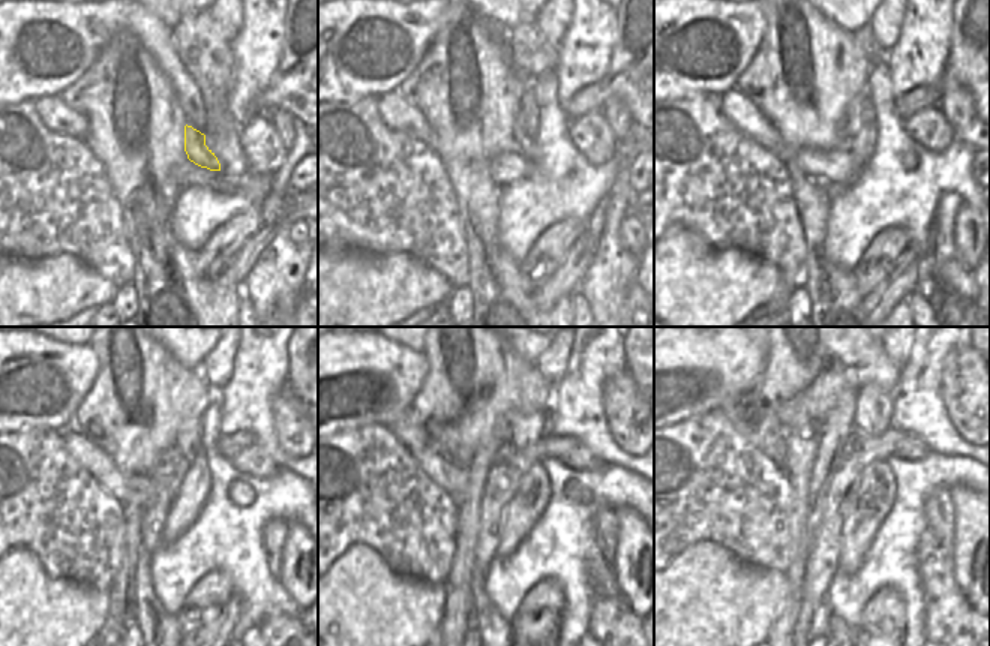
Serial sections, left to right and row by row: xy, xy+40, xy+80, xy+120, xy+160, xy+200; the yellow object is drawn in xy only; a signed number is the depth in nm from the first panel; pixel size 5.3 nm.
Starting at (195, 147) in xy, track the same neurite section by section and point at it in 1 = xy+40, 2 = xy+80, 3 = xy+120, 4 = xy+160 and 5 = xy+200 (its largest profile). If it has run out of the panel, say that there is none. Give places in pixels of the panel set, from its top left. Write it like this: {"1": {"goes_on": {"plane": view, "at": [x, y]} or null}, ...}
{"1": {"goes_on": {"plane": "xy+40", "at": [525, 141]}}, "2": {"goes_on": {"plane": "xy+80", "at": [855, 108]}}, "3": {"goes_on": {"plane": "xy+120", "at": [189, 441]}}, "4": {"goes_on": {"plane": "xy+160", "at": [527, 427]}}, "5": {"goes_on": {"plane": "xy+200", "at": [873, 412]}}}

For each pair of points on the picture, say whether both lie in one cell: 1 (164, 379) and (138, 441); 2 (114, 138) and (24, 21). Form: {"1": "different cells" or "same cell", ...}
{"1": "same cell", "2": "different cells"}

